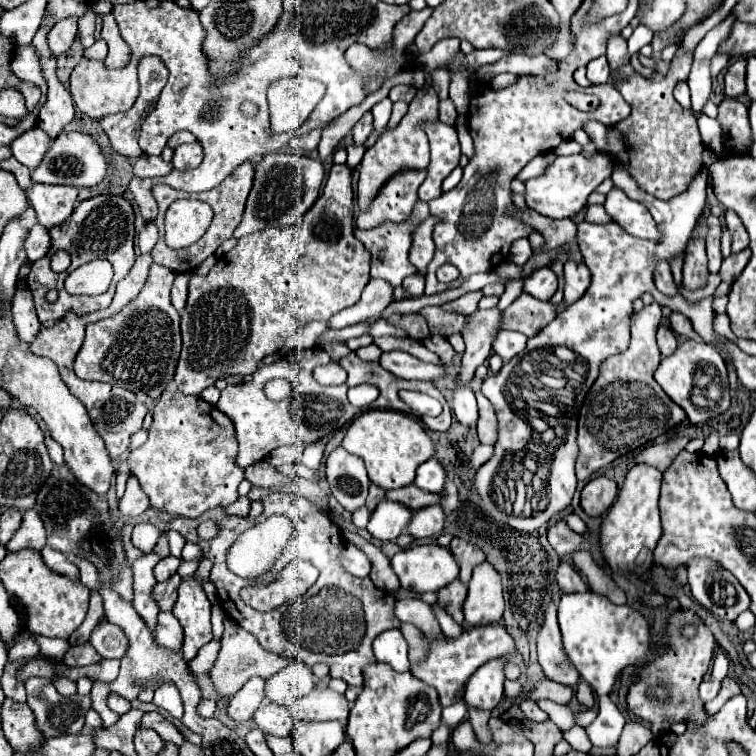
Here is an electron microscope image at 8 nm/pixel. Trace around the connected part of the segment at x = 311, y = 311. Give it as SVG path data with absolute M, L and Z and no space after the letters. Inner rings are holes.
M334 165L330 175L328 175L328 181L324 185L324 191L320 195L320 199L314 203L314 207L304 215L304 219L298 219L296 223L288 225L288 227L272 227L272 229L264 229L260 233L252 233L252 235L246 235L242 239L238 239L238 245L234 249L230 249L228 253L224 253L218 263L212 267L212 271L202 277L202 275L192 275L190 279L190 285L188 285L188 301L186 301L186 307L184 311L180 313L182 317L182 353L180 353L180 361L178 361L178 367L176 367L176 375L174 375L174 383L178 385L178 389L184 393L184 395L200 395L206 387L214 385L218 379L226 379L228 375L248 375L248 373L254 373L258 369L258 363L270 355L270 353L276 353L280 351L288 337L302 325L306 325L308 321L328 321L334 313L346 309L346 307L352 307L354 303L358 303L358 297L362 293L362 289L366 287L366 283L370 281L370 253L366 251L366 247L354 237L354 217L352 217L352 207L354 207L354 201L352 201L352 175L350 175L350 169L346 165Z

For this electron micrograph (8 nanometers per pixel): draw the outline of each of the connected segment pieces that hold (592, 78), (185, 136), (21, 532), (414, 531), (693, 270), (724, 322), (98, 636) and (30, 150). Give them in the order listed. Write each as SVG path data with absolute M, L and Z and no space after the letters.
M598 57L594 61L588 63L588 73L586 73L588 81L592 85L602 85L602 83L608 83L610 81L610 67L608 67L608 61L606 57Z
M178 131L178 133L174 133L170 139L168 139L168 145L174 149L174 147L178 147L178 145L182 145L182 143L194 143L196 141L196 137L192 135L192 133L188 133L188 131Z
M28 509L24 513L20 529L14 533L14 537L8 541L8 551L18 549L36 549L40 551L46 545L46 529L42 525L42 519L34 509Z
M430 505L430 507L424 507L424 509L414 513L414 517L408 525L408 533L412 537L418 537L418 539L440 535L444 529L444 521L446 521L446 515L444 515L442 507Z
M696 238L688 241L686 253L684 253L684 267L682 267L682 285L690 291L700 289L706 285L708 269L706 269L706 246L705 239Z
M714 315L714 331L728 337L728 339L734 339L734 333L730 331L728 315Z
M108 621L94 627L90 643L104 659L120 659L126 653L126 635L122 635L122 629L118 629L118 625L112 625Z
M40 127L30 129L22 137L14 139L12 145L10 145L12 155L22 165L26 165L28 169L36 169L40 165L40 161L42 161L44 153L48 151L48 147L50 147L50 139L48 139L48 135Z

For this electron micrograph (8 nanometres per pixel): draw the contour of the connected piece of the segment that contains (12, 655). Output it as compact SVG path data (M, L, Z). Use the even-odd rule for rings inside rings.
M20 637L16 643L10 645L8 649L8 658L10 661L18 659L31 659L38 654L38 643L34 637Z

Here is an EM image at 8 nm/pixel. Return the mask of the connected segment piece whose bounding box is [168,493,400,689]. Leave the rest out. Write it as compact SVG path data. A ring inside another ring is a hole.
M270 493L262 499L262 505L264 505L264 513L254 521L250 521L248 517L226 517L224 511L220 507L216 507L216 509L206 511L198 519L174 517L168 523L168 527L180 531L180 535L184 535L186 541L200 545L204 557L208 557L214 563L210 579L214 581L214 585L218 589L218 599L220 599L222 611L228 617L232 617L234 621L238 621L238 625L242 625L246 631L250 631L266 651L272 651L272 653L276 653L280 657L288 657L288 659L300 659L310 667L316 663L326 663L330 667L332 677L340 677L348 685L362 689L362 685L364 685L362 669L370 663L376 663L376 657L372 651L372 641L382 631L400 627L400 619L394 615L394 605L398 599L394 599L394 595L390 595L382 589L376 589L368 577L358 579L358 577L346 573L346 569L342 569L342 565L338 563L336 557L338 557L338 549L344 543L344 537L342 537L340 527L330 519L328 513L320 511L316 505L312 505L306 499L300 499L296 495L286 495L286 493ZM272 515L286 515L292 521L292 537L288 539L286 547L282 549L282 555L270 571L266 571L264 575L260 575L256 579L238 577L236 573L232 573L226 567L228 549L238 539L238 535L242 535L246 529L250 529L252 525L258 525L260 521L264 521ZM208 519L216 521L220 531L214 539L204 541L196 535L196 529L202 521L208 521ZM293 559L310 561L320 571L318 581L310 587L314 591L308 589L306 595L292 599L268 613L256 611L240 599L238 593L246 585L274 581Z

